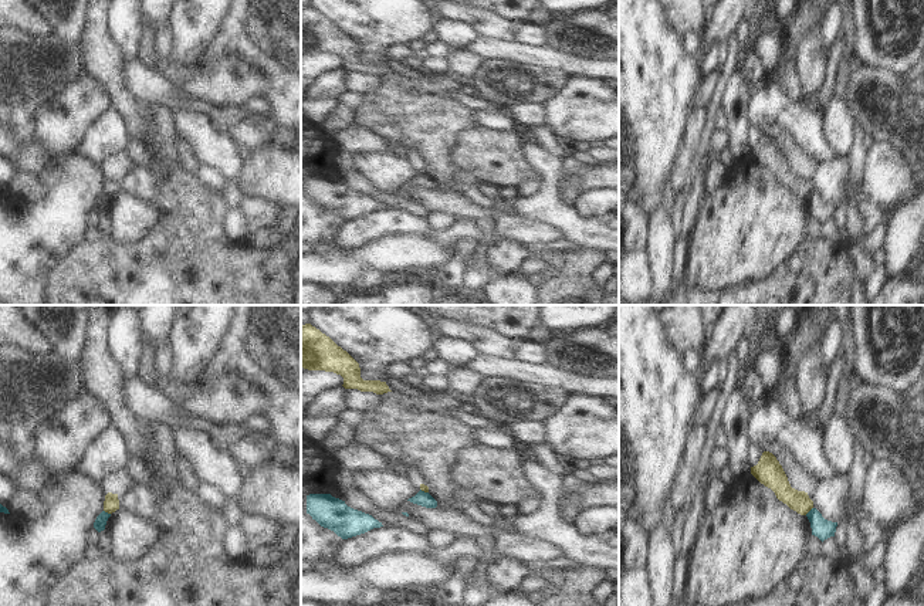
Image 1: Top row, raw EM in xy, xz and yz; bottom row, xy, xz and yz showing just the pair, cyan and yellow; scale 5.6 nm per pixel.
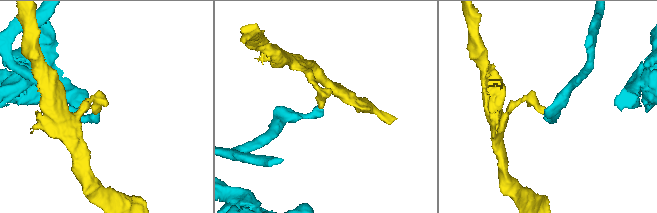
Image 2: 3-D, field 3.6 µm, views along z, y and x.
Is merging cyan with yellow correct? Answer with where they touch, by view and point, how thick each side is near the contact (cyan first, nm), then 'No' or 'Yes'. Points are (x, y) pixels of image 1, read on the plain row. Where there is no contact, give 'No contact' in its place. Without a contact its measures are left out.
Touches cyan at yz (809, 193). Thickness 120 nm (cyan) against 120 nm. No.

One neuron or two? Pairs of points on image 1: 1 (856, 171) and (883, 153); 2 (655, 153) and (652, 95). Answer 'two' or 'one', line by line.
1: two
2: one

